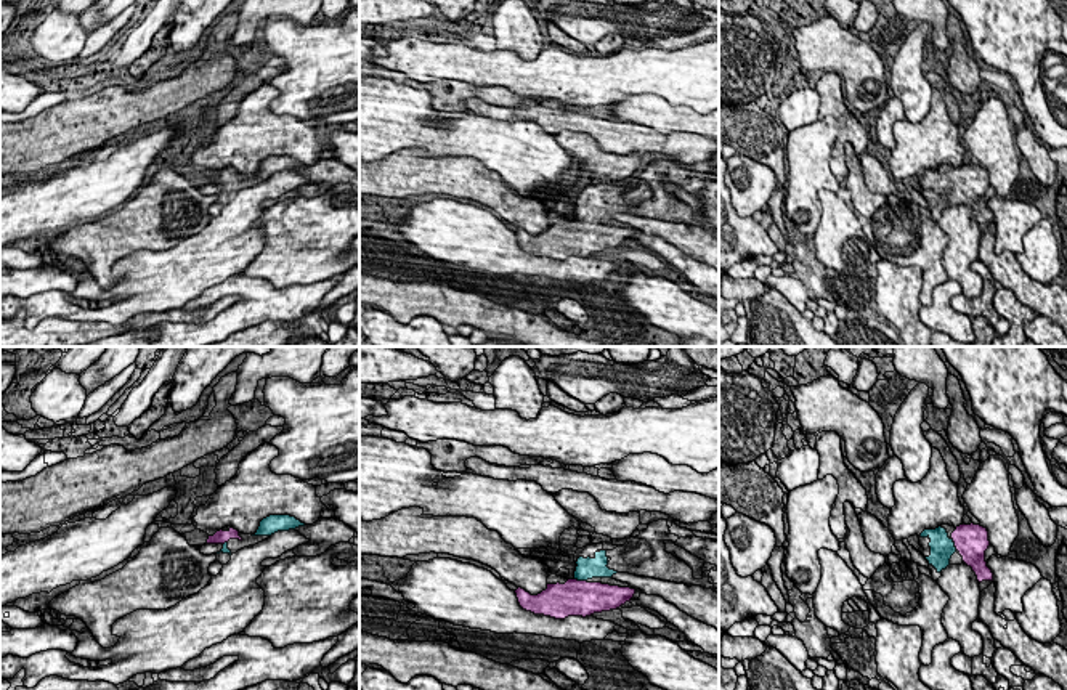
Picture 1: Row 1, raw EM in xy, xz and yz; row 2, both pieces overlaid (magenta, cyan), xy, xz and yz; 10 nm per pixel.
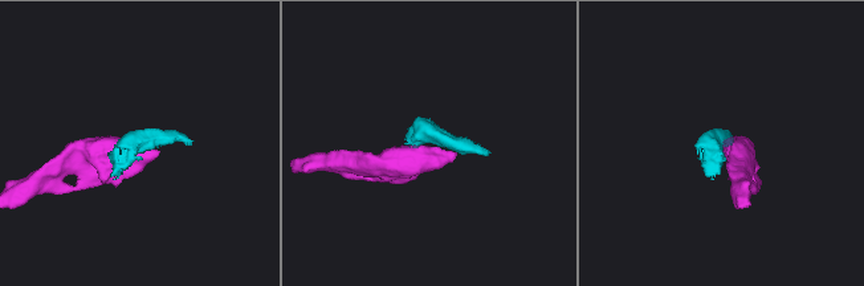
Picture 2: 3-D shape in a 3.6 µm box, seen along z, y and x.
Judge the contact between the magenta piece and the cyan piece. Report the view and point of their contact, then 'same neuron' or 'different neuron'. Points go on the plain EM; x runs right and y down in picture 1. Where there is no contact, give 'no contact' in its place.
contact xz (581, 222); same neuron

